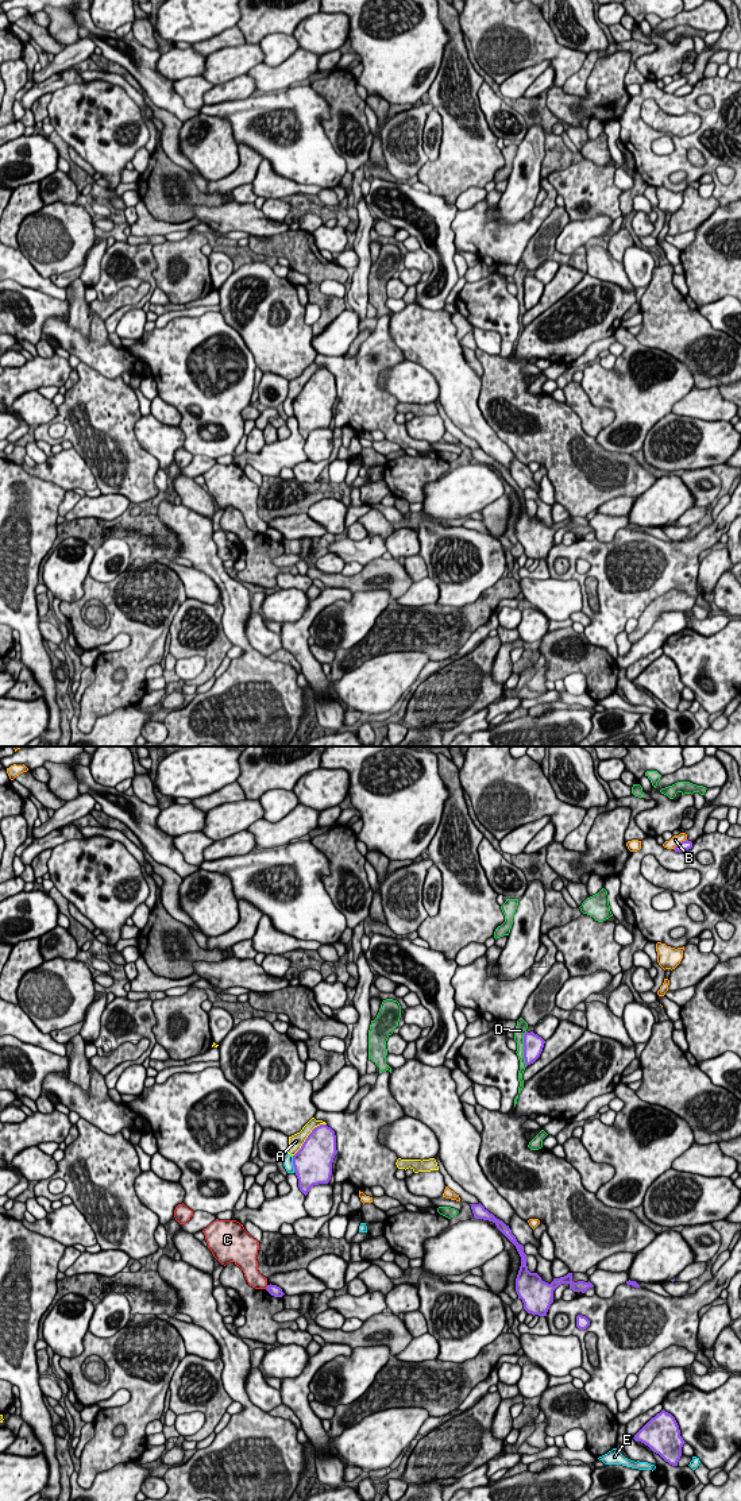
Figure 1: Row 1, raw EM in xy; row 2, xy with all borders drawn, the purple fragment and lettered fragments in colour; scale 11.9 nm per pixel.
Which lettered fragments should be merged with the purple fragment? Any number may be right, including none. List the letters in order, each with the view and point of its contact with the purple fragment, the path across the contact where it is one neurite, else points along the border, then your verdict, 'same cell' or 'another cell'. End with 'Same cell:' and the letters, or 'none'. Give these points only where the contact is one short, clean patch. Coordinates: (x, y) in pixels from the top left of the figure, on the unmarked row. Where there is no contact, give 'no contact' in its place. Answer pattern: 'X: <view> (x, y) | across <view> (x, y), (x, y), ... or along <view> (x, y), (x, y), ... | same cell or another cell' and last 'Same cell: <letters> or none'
A: xy (308, 381) | another cell
B: xy (680, 87) | another cell
C: xy (267, 531) | along xy (267, 529), (265, 532) | another cell
D: xy (524, 293) | another cell
E: xy (293, 408) | another cell
Same cell: none

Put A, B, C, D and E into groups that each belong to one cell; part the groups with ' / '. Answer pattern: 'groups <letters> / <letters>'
groups A / B D / C / E

